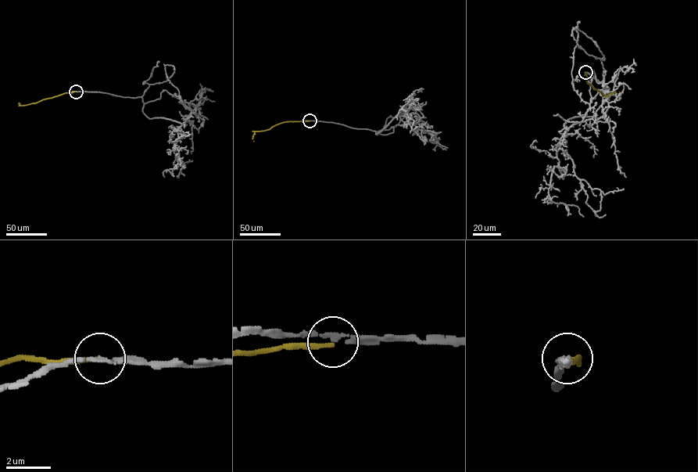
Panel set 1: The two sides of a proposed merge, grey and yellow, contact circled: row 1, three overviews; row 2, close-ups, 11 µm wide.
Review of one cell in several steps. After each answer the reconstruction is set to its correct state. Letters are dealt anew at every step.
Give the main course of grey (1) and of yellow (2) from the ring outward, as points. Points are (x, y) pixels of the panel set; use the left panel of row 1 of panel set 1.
1: (76, 91), (141, 97), (149, 118), (180, 122), (178, 163), (164, 171), (164, 177)
2: (76, 91), (35, 103), (20, 105), (20, 103)

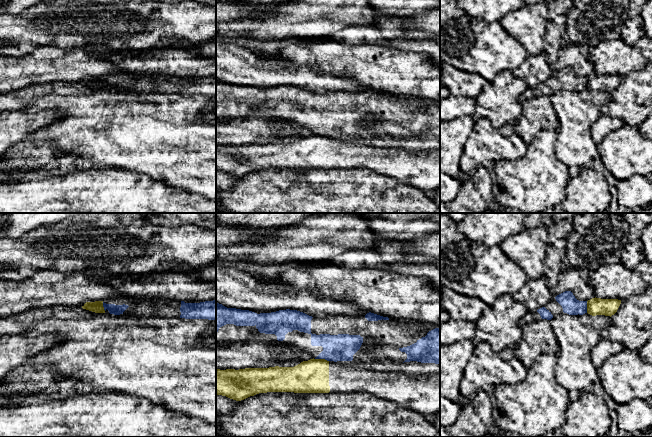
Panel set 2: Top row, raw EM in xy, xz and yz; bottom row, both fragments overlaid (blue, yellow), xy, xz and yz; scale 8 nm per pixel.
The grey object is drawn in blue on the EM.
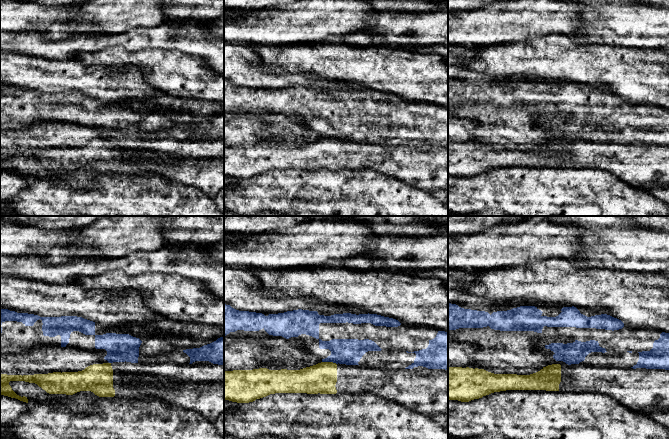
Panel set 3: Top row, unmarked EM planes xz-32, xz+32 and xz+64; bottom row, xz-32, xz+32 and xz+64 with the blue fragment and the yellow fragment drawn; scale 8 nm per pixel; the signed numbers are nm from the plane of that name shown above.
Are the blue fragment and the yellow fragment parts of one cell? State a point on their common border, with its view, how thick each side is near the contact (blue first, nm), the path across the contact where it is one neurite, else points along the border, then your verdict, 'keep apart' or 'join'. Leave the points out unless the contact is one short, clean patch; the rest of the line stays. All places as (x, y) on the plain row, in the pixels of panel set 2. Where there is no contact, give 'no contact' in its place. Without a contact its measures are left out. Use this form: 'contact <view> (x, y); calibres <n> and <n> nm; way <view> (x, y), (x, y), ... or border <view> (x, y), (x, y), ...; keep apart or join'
contact xz (322, 134); calibres 220 and 260 nm; keep apart

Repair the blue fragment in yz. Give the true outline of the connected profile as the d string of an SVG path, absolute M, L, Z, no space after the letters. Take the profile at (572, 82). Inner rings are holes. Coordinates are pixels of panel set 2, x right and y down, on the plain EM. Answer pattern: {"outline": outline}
{"outline": "M565 67L555 73L562 82L563 88L569 91L583 91L587 89L587 77L579 77L571 67Z"}

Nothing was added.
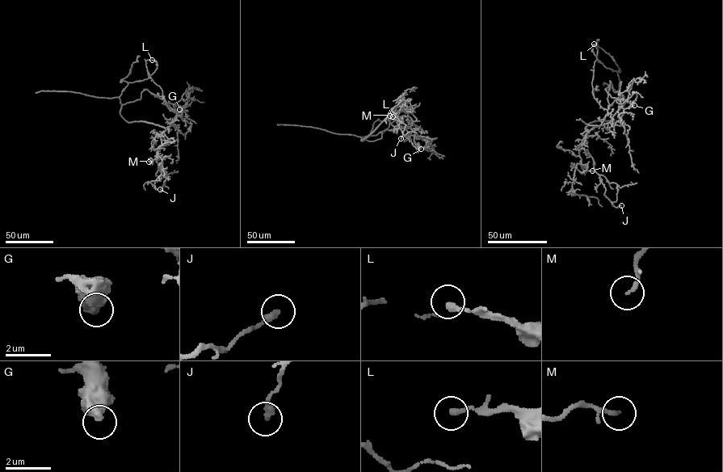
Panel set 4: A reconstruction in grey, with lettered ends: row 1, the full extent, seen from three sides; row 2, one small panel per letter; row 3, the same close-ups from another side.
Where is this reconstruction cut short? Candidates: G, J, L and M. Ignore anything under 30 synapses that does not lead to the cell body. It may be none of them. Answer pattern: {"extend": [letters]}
{"extend": []}

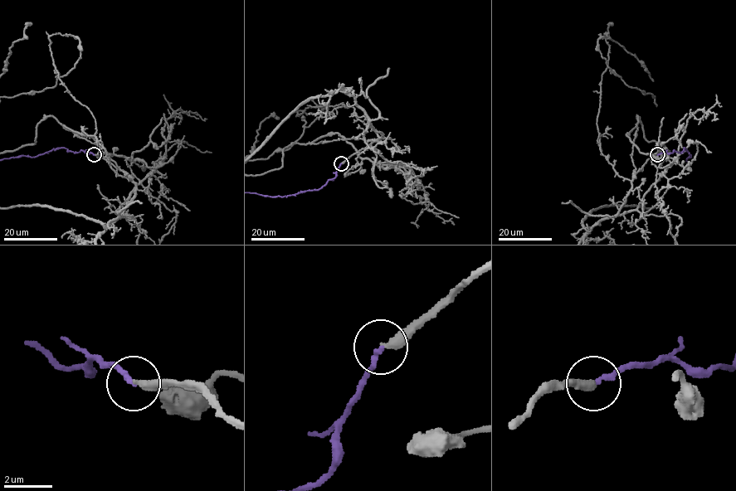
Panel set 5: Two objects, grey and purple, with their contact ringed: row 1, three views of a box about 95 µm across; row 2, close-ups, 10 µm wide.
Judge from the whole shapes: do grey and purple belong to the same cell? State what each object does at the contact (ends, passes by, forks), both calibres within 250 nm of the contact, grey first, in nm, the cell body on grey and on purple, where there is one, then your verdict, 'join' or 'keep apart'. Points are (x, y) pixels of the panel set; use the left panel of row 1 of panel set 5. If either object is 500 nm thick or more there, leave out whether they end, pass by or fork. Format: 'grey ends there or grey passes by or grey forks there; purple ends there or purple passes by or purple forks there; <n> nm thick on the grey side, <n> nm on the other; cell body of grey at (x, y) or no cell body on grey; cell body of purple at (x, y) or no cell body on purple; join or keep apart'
grey ends there; purple ends there; 320 nm thick on the grey side, 200 nm on the other; no cell body on grey; no cell body on purple; keep apart

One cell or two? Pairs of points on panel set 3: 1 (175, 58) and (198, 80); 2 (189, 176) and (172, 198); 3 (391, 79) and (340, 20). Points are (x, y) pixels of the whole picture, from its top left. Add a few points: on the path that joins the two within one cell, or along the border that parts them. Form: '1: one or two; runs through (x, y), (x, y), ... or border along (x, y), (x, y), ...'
1: one; runs through (181, 64), (192, 75)
2: two; border along (162, 175), (197, 187), (205, 194)
3: two; border along (342, 36), (331, 36), (319, 40)

